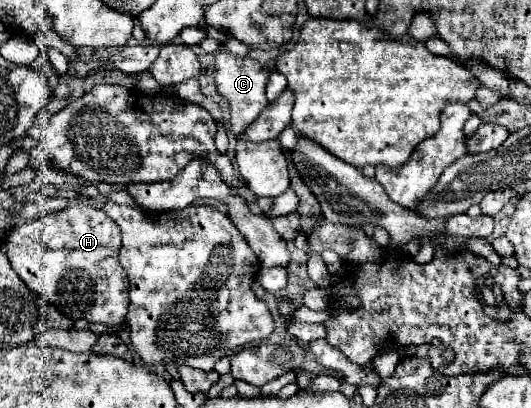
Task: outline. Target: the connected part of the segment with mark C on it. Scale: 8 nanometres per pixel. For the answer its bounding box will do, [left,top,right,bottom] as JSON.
[216,50,268,134]

